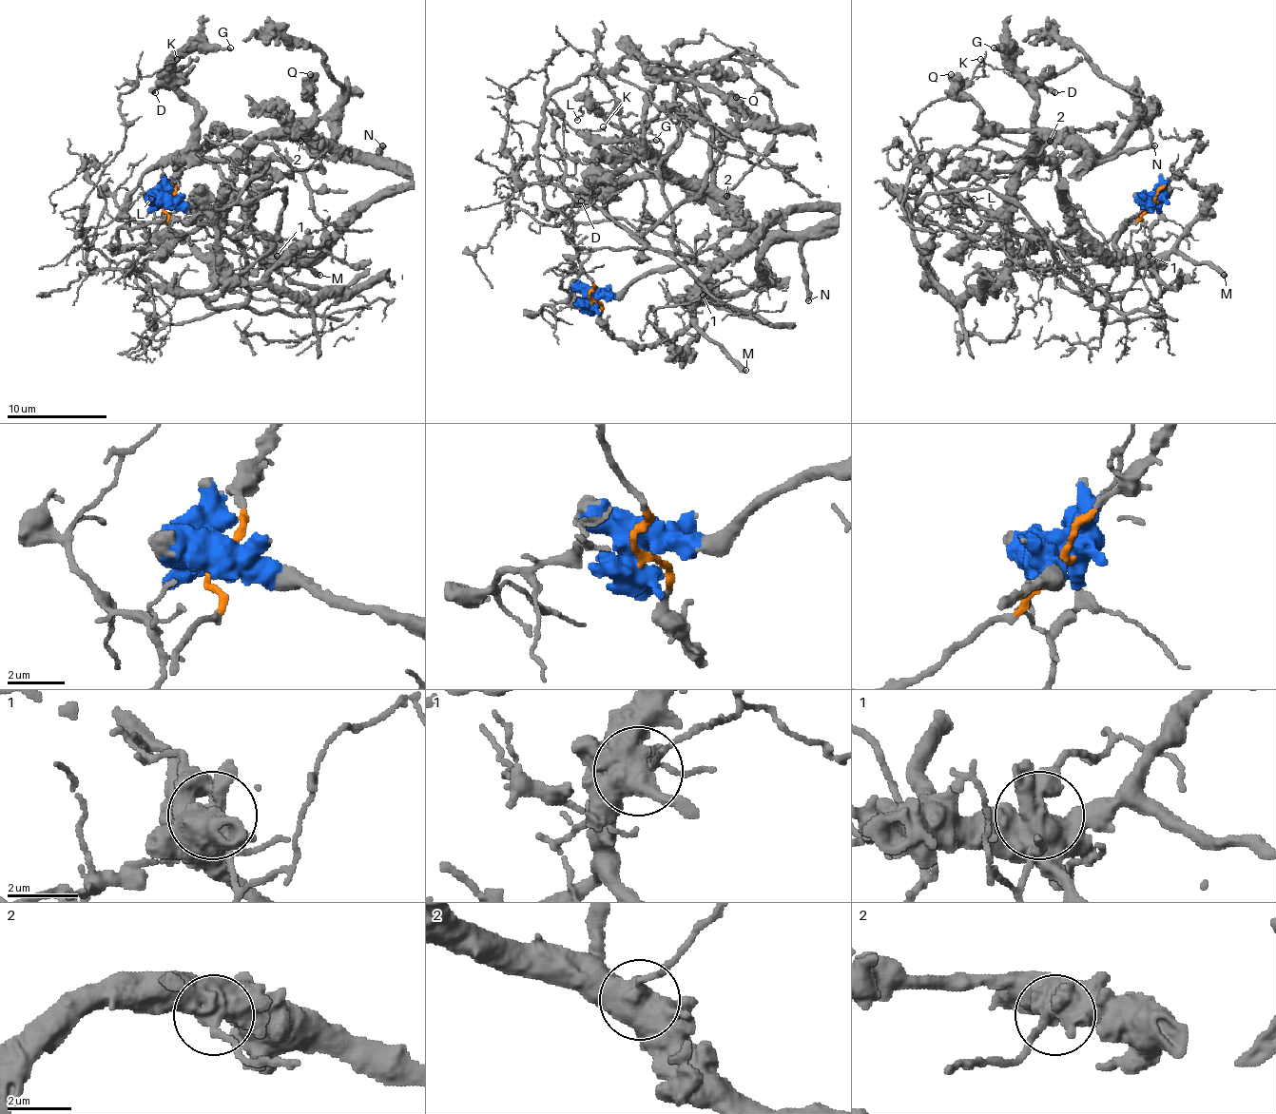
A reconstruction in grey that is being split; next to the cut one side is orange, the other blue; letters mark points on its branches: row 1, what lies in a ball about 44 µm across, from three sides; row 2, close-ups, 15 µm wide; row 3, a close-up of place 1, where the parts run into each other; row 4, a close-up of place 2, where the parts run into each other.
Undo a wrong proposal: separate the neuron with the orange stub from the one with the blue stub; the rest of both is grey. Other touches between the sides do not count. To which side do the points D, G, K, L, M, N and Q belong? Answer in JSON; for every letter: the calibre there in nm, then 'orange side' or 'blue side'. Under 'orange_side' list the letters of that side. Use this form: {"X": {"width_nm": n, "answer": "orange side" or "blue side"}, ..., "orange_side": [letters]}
{"D": {"width_nm": 400, "answer": "blue side"}, "G": {"width_nm": 240, "answer": "blue side"}, "K": {"width_nm": 160, "answer": "orange side"}, "L": {"width_nm": 110, "answer": "orange side"}, "M": {"width_nm": 440, "answer": "blue side"}, "N": {"width_nm": 360, "answer": "blue side"}, "Q": {"width_nm": 700, "answer": "blue side"}, "orange_side": ["K", "L"]}

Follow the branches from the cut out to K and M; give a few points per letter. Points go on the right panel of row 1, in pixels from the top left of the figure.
K: (1155, 203), (1072, 253), (1115, 268), (1100, 308), (1005, 236), (960, 223), (910, 124), (982, 76), (980, 58)
M: (1155, 201), (1122, 225), (1115, 250), (1122, 258), (1177, 253), (1195, 263), (1209, 263), (1225, 276)

